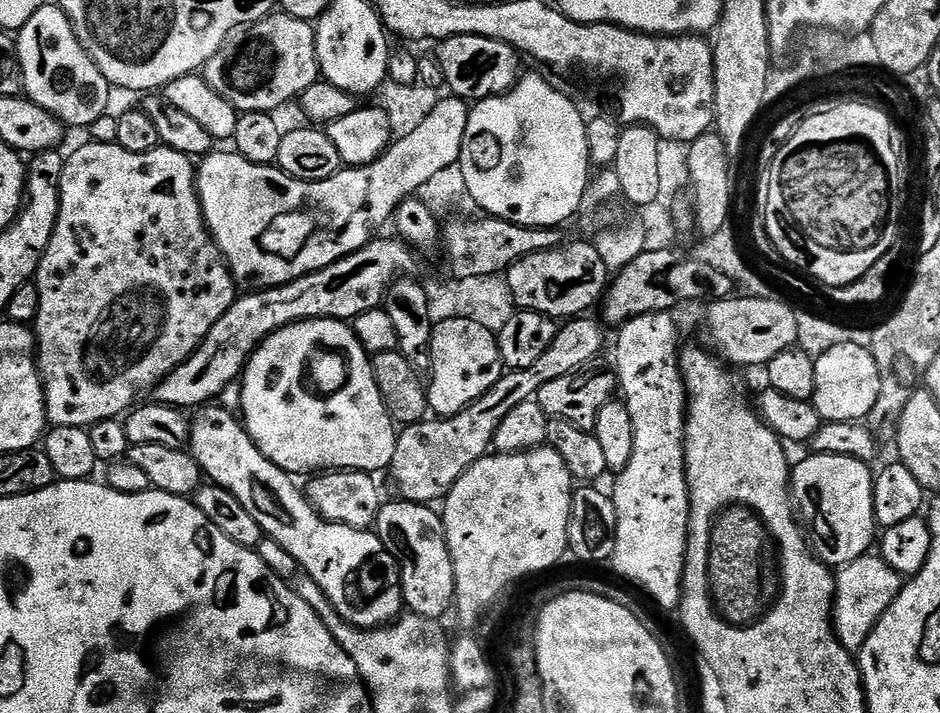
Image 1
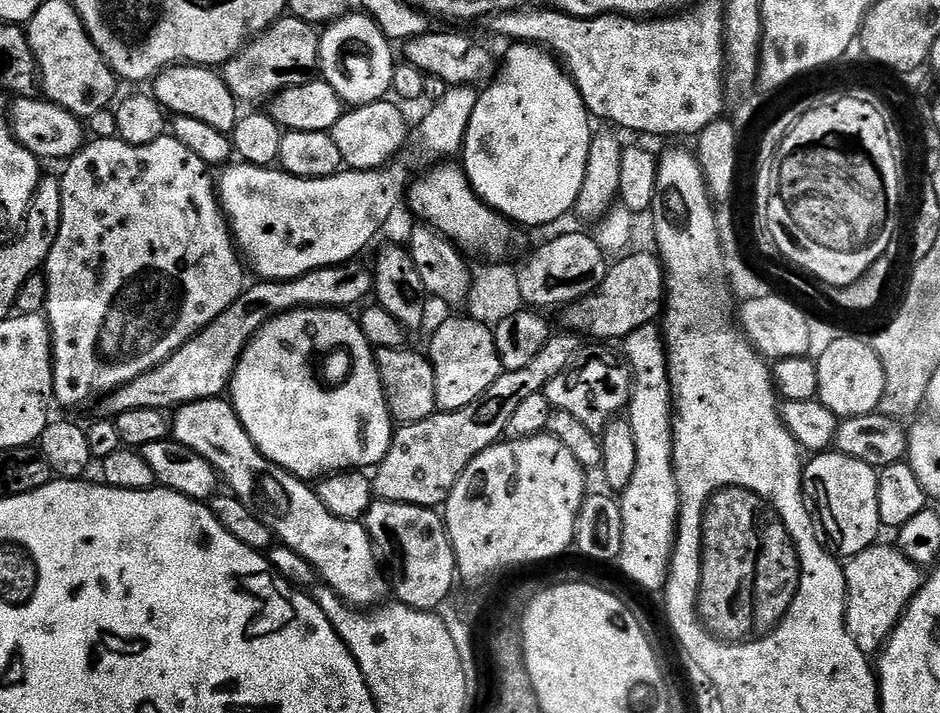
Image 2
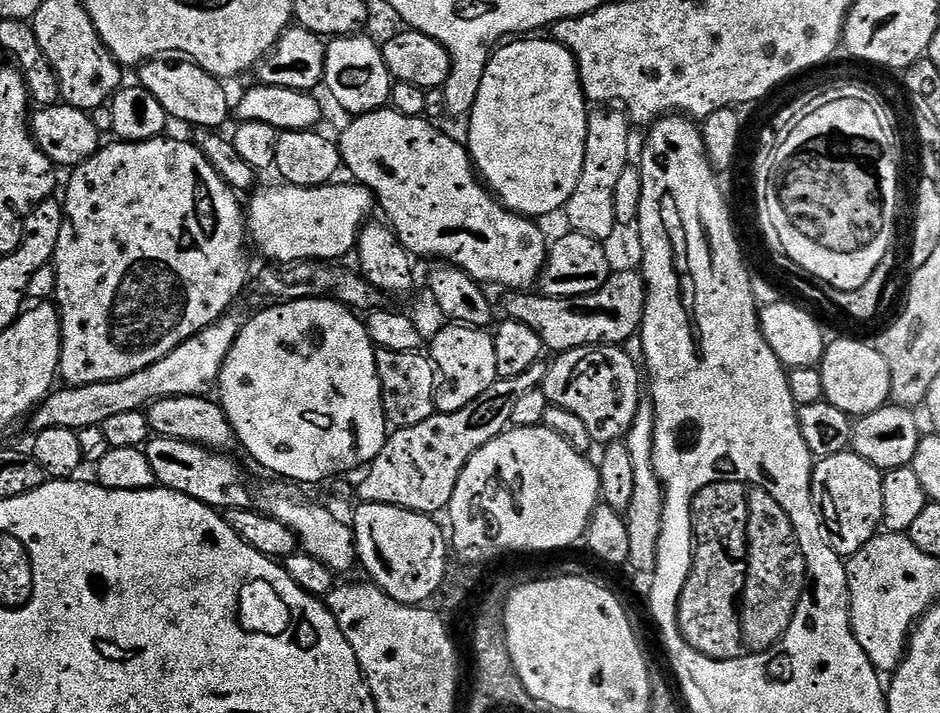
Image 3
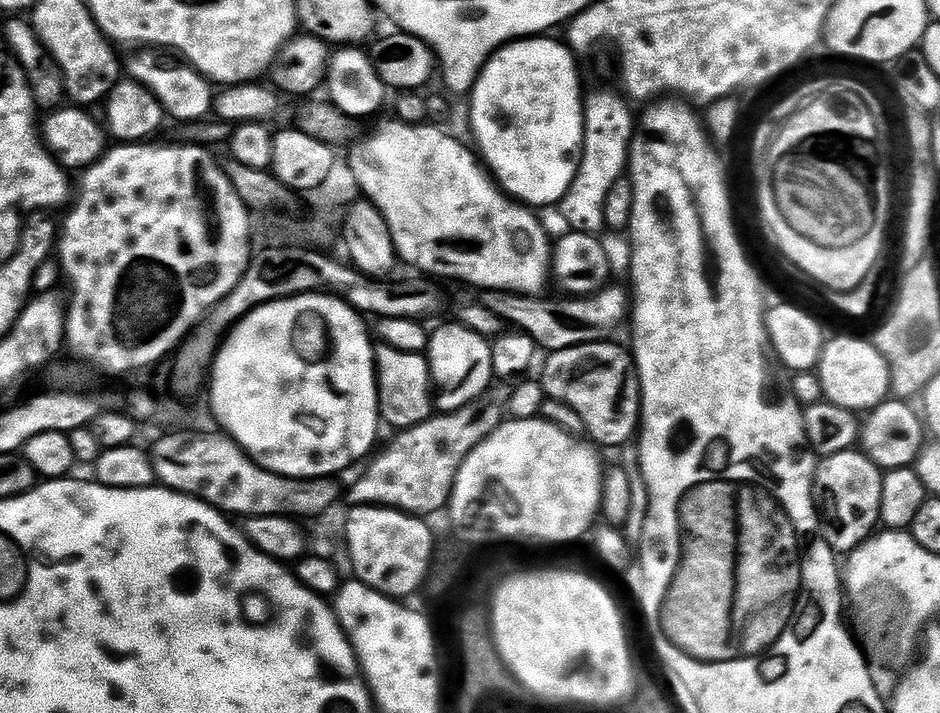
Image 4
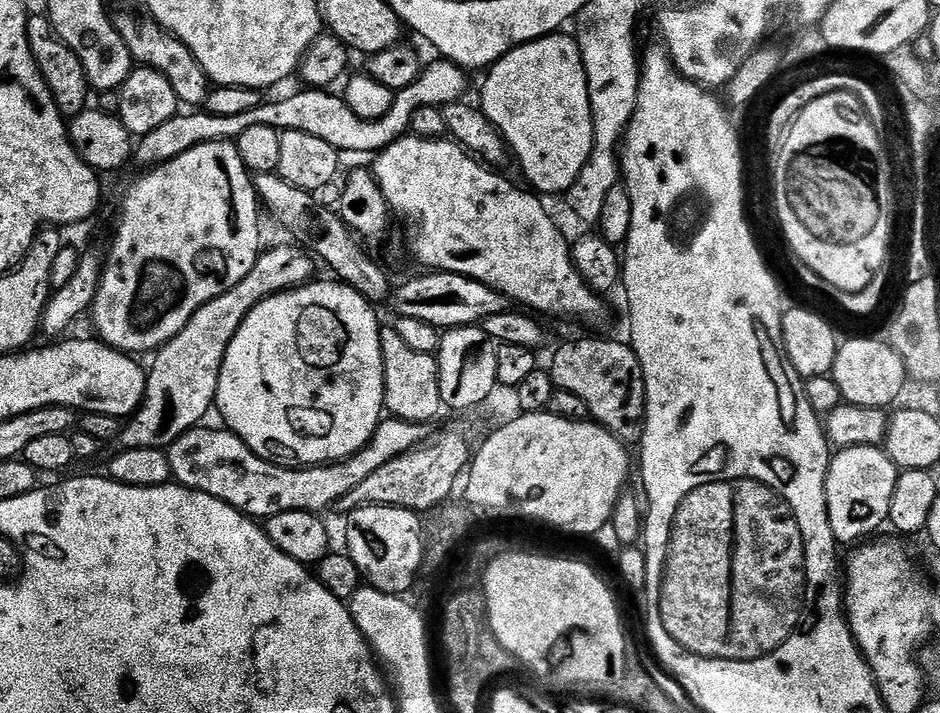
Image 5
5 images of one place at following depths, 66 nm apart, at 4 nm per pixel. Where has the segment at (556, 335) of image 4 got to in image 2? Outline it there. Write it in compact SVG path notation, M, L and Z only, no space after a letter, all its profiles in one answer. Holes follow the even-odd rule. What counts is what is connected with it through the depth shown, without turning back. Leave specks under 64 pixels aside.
M652 250L635 251L615 261L592 293L563 309L563 327L577 334L589 332L596 342L623 342L634 330L653 323L665 304L666 277L659 255Z

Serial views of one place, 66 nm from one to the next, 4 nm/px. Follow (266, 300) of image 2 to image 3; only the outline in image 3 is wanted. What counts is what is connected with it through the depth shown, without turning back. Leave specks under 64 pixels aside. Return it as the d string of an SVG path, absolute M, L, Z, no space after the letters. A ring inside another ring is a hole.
M225 314L215 320L208 328L203 328L186 342L179 344L174 351L166 354L158 362L146 366L137 372L131 372L126 378L103 380L97 384L87 384L85 388L60 386L47 396L31 417L33 429L74 428L103 426L106 418L113 414L126 414L126 410L135 412L147 409L157 400L171 396L202 396L217 387L220 371L238 338L242 320L233 314Z

